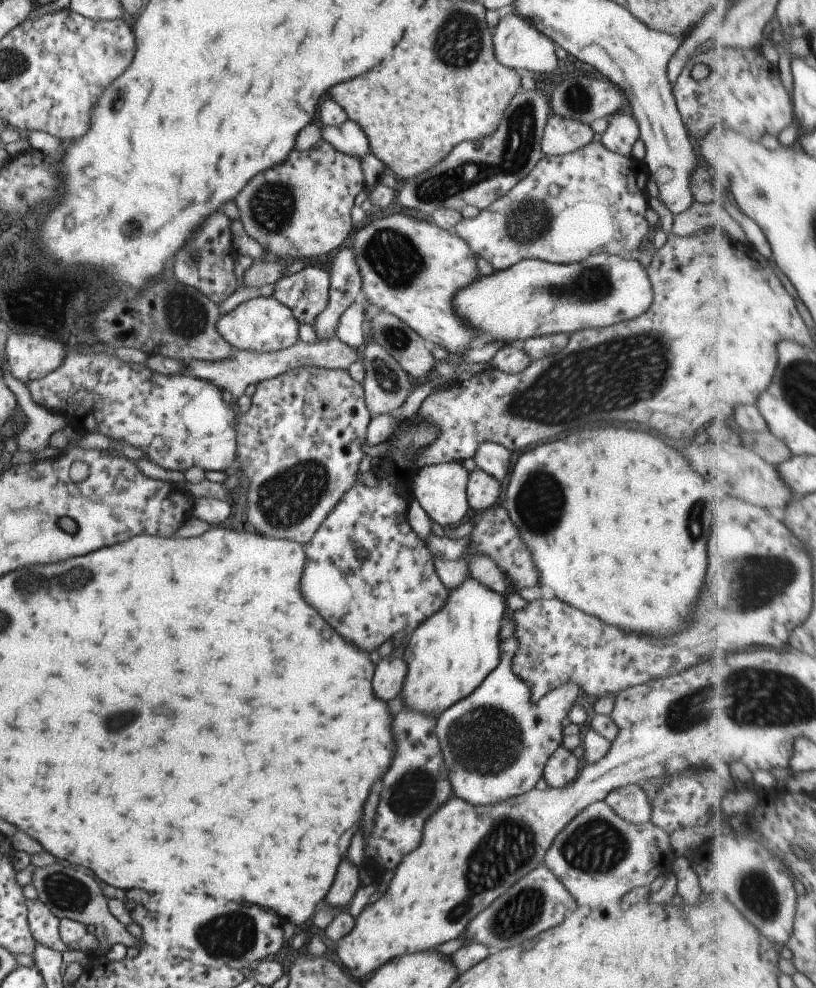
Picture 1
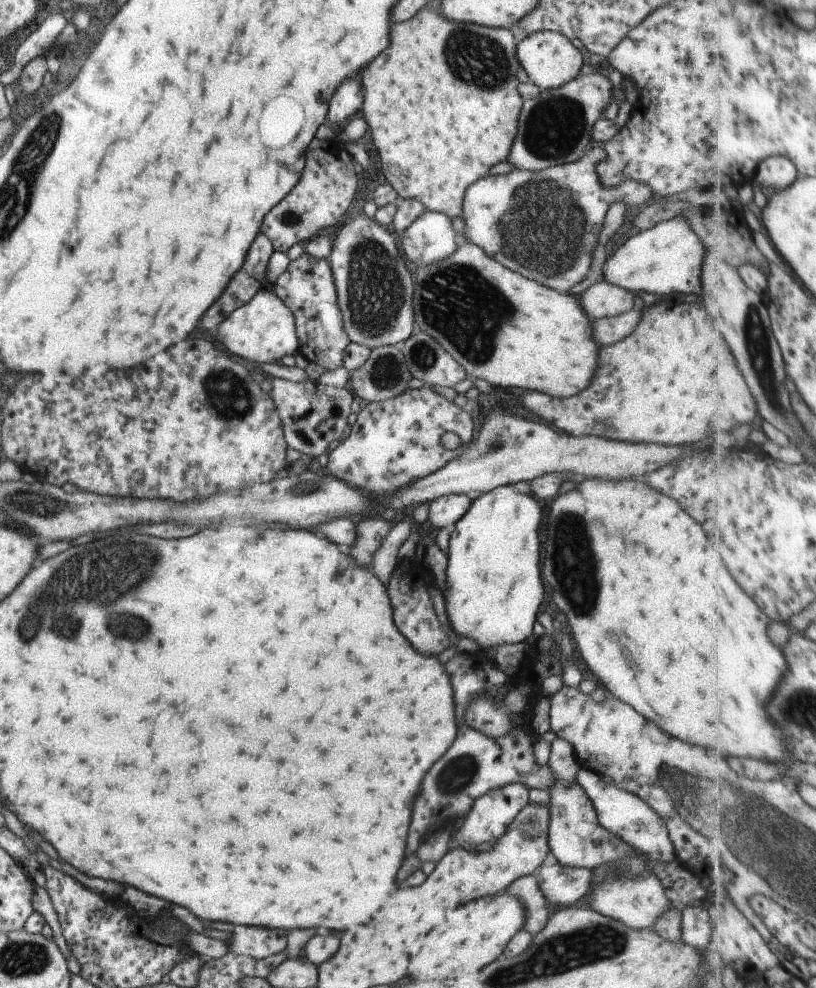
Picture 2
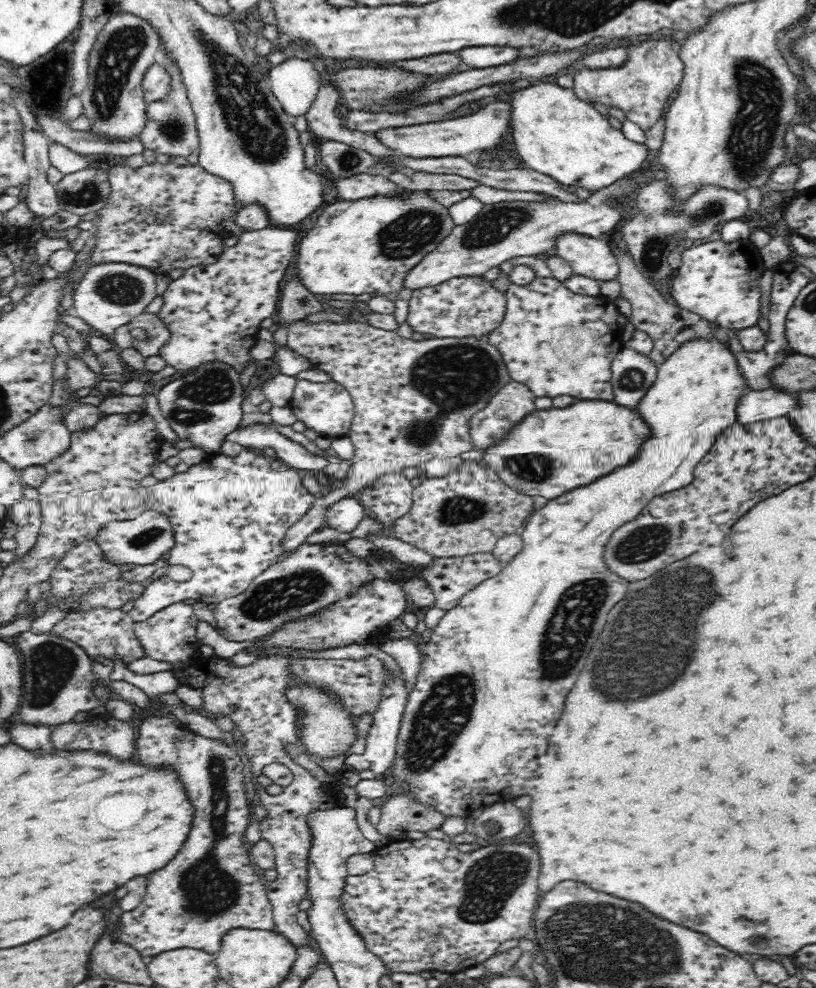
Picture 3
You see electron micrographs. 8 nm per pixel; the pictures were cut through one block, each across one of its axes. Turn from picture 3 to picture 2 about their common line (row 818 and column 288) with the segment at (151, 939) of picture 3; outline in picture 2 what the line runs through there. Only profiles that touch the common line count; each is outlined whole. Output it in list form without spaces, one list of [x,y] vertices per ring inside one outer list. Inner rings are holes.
[[[336,139],[314,140],[310,142],[306,154],[306,168],[294,190],[274,206],[262,220],[262,232],[270,240],[273,250],[287,253],[294,244],[305,244],[323,230],[336,226],[352,200],[356,198],[358,176],[354,169],[354,159],[346,150],[346,143]]]

